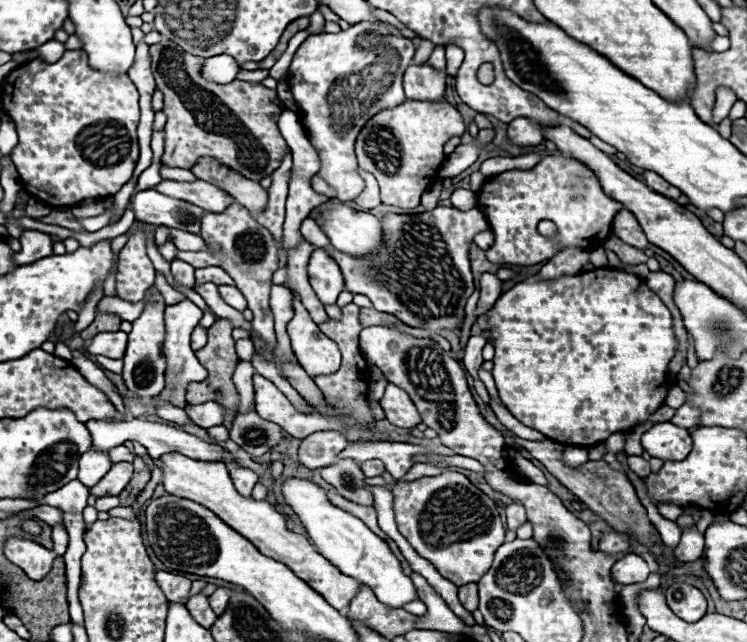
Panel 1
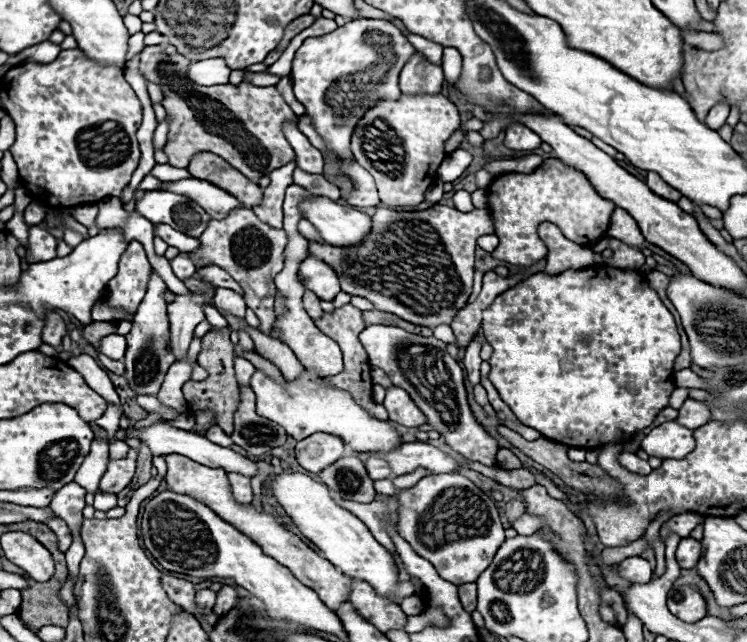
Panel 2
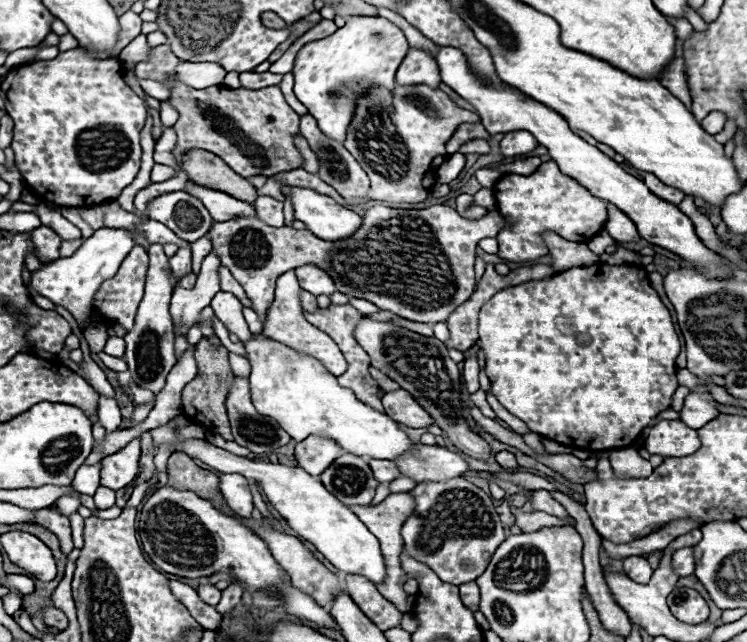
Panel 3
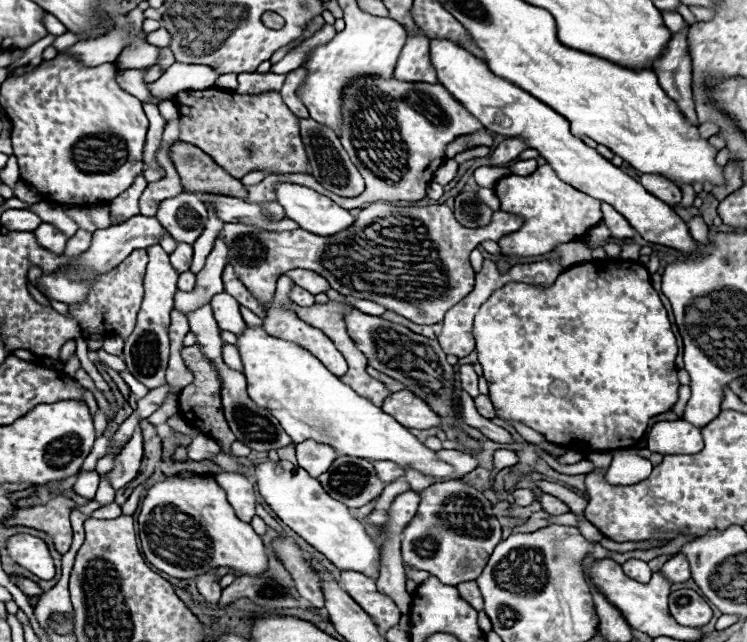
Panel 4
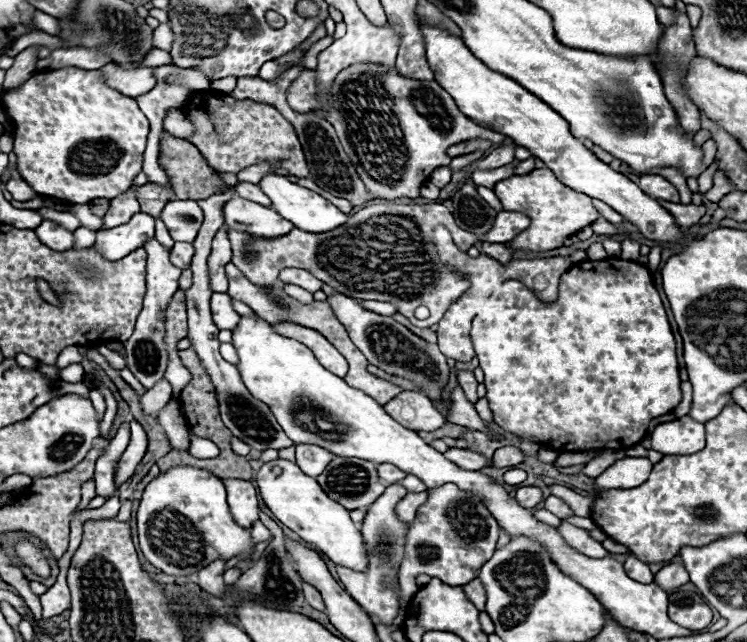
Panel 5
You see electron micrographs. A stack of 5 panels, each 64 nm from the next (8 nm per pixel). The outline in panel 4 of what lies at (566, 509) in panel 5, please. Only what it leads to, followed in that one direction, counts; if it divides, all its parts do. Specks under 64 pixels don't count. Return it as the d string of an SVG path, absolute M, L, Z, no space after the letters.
M542 494L542 496L538 498L538 502L542 504L542 510L546 510L548 514L554 514L554 516L560 516L560 514L570 512L570 508L568 508L562 500L558 500L558 498L550 496L550 494Z

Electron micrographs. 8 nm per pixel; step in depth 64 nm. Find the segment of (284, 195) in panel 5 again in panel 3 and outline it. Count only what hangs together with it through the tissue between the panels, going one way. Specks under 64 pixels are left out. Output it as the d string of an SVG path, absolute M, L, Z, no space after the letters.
M290 186L290 204L294 208L294 218L324 240L346 238L362 224L362 216L310 188Z

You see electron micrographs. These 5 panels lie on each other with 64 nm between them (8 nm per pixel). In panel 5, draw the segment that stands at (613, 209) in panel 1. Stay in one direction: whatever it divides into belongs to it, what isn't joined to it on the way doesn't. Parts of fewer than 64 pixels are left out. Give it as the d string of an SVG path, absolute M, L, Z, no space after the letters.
M548 168L532 170L530 174L524 174L524 176L506 178L504 182L498 182L494 186L494 192L500 198L504 210L522 212L532 218L532 226L510 242L510 246L516 250L544 252L544 250L560 248L564 246L564 238L576 234L584 226L590 226L598 218L598 212L592 206L590 196L564 186Z

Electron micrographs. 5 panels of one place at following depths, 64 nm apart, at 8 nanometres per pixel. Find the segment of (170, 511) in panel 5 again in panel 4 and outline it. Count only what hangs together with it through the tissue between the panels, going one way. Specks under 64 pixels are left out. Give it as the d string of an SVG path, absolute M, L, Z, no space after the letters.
M192 474L188 478L170 476L162 482L156 482L146 490L146 496L138 514L138 538L144 558L154 564L158 570L174 578L194 578L206 574L210 568L230 566L236 574L262 574L268 566L266 548L260 536L254 534L250 524L244 524L236 518L232 506L226 500L224 490L218 486L214 476Z

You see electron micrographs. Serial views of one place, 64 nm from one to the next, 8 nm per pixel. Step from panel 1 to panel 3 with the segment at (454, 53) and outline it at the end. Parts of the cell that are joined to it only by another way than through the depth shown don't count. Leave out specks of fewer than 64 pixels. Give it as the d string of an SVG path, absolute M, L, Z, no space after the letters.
M438 46L436 62L438 62L438 68L440 68L442 82L446 86L450 86L456 94L460 94L466 102L470 102L476 108L484 128L490 134L506 134L506 132L514 132L514 130L528 130L536 138L538 146L544 146L548 150L548 156L560 166L562 174L576 180L592 196L618 206L636 224L638 234L644 240L648 240L656 246L662 246L666 250L676 252L684 260L692 262L694 268L704 268L710 274L710 278L726 278L730 274L728 268L720 264L718 254L708 250L700 242L700 238L694 234L694 226L692 226L690 218L686 214L682 214L678 210L678 206L668 204L662 198L654 196L644 186L644 182L640 182L634 176L630 176L628 172L624 172L620 168L620 164L616 164L612 158L602 154L596 146L592 146L592 144L584 142L580 136L576 136L570 130L568 122L558 112L550 110L548 106L544 106L544 104L540 104L532 98L528 98L522 92L518 94L514 88L510 90L510 86L502 86L502 88L486 86L486 82L482 78L472 74L472 68L470 68L464 52L458 50L458 48Z

